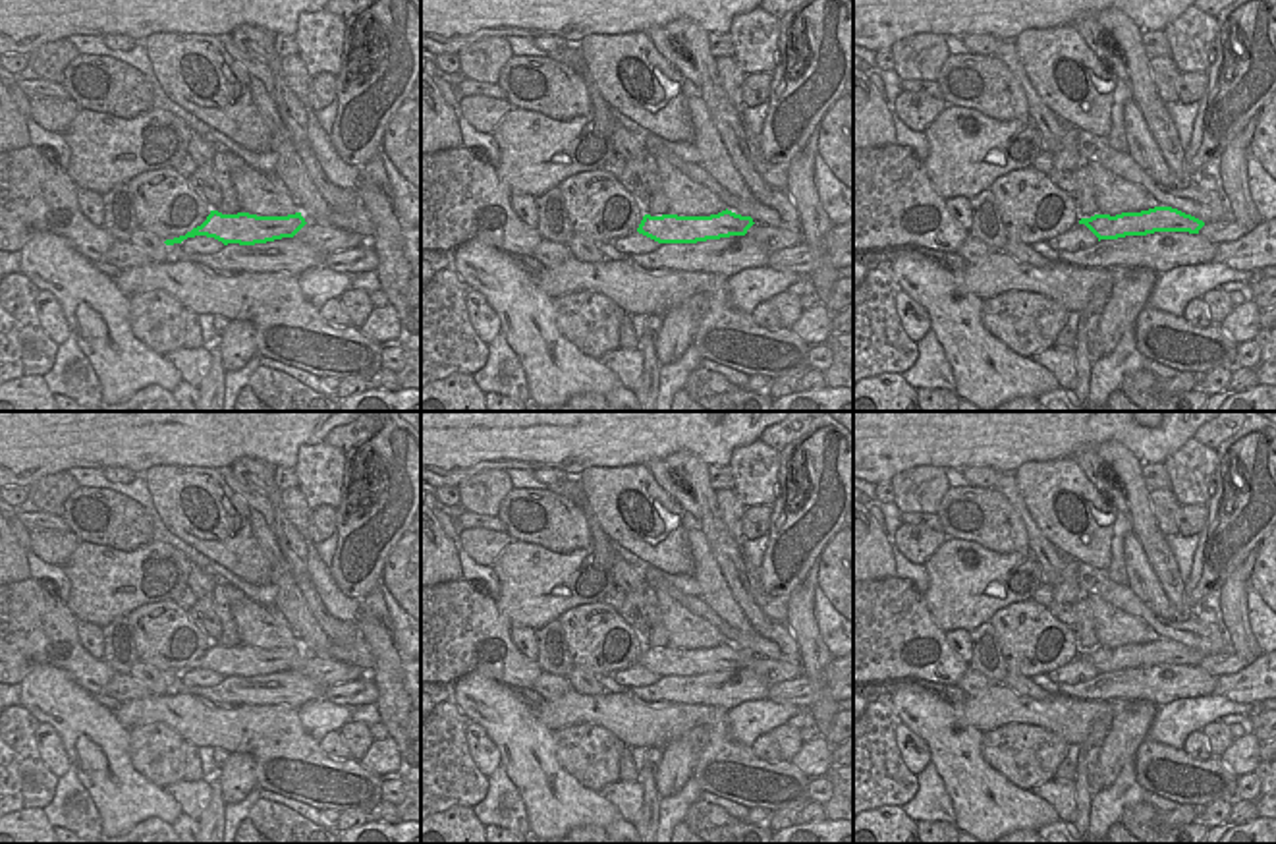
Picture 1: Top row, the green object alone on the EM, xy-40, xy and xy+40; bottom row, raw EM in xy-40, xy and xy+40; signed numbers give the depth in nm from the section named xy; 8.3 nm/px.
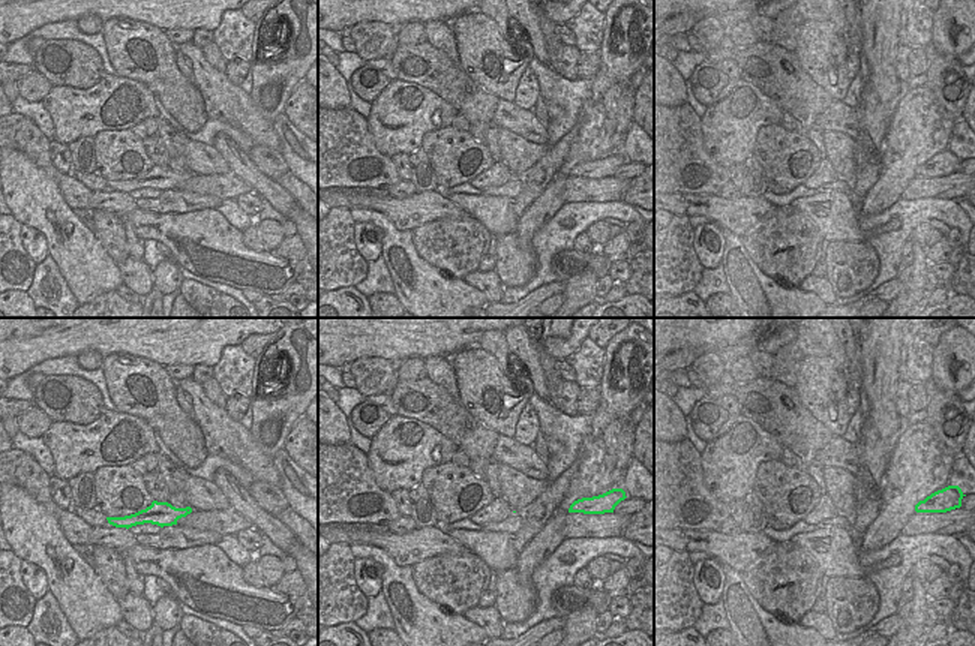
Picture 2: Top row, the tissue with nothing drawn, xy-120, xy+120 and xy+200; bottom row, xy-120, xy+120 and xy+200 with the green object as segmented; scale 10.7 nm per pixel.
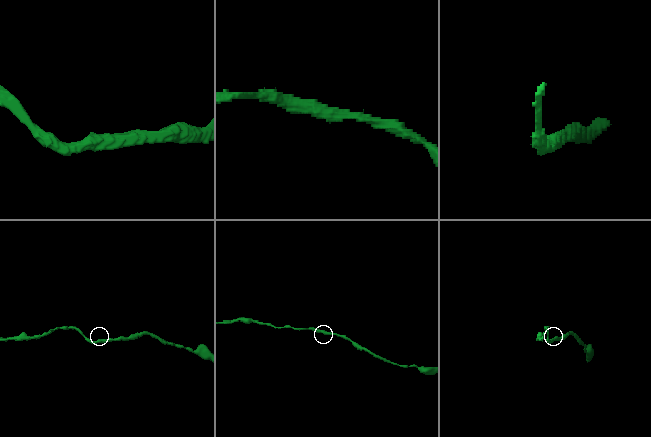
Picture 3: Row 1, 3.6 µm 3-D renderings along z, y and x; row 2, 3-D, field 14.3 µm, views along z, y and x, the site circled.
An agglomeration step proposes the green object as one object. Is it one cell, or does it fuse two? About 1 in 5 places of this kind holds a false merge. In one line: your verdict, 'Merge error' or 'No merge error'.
No merge error

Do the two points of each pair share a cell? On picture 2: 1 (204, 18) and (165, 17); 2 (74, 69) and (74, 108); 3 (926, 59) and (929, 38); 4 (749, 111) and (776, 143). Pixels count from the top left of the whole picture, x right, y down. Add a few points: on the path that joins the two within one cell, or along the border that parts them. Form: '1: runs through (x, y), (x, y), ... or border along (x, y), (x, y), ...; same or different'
1: runs through (195, 17), (174, 17); same
2: border along (104, 71), (101, 78), (86, 89), (53, 87); different
3: border along (920, 47), (938, 51); different
4: border along (779, 123), (770, 123), (759, 129), (752, 152); different

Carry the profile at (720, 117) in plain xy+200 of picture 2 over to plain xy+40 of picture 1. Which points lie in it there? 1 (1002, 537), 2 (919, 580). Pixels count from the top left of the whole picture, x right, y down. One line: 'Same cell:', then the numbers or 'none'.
Same cell: none

